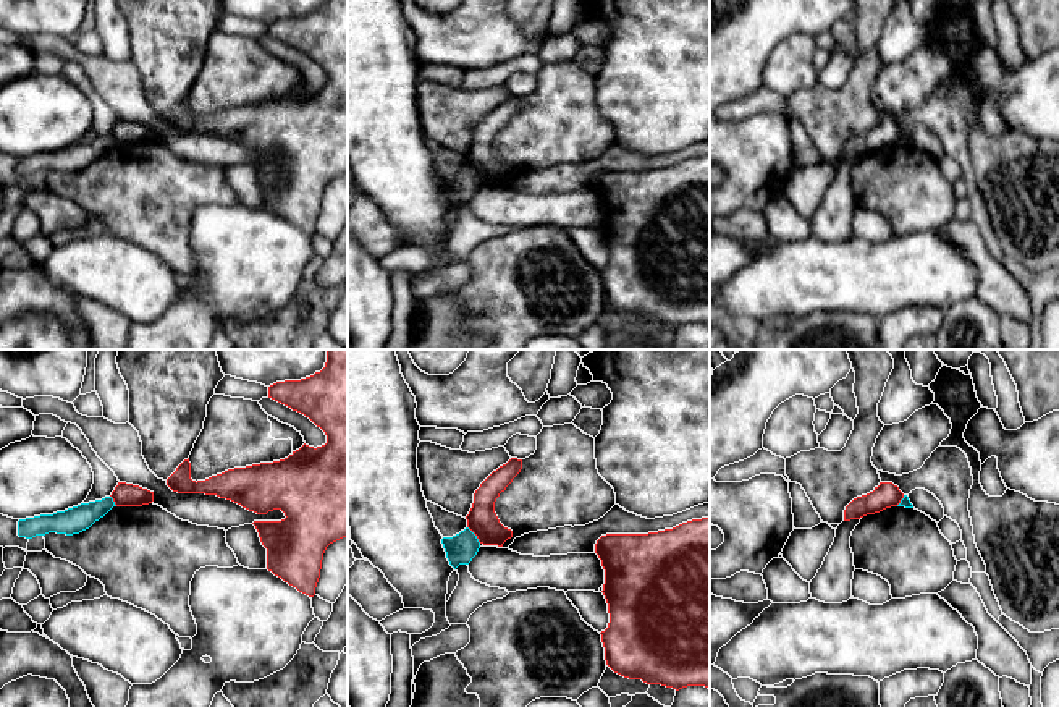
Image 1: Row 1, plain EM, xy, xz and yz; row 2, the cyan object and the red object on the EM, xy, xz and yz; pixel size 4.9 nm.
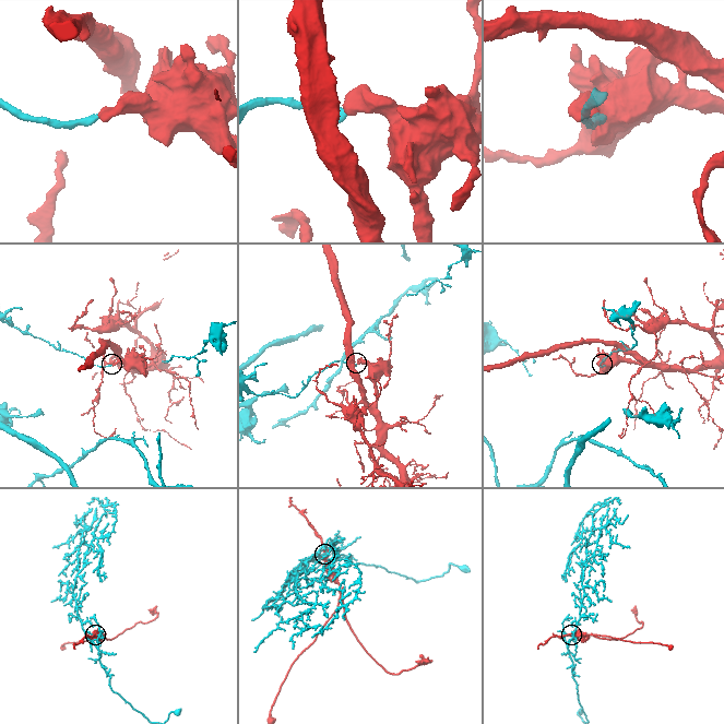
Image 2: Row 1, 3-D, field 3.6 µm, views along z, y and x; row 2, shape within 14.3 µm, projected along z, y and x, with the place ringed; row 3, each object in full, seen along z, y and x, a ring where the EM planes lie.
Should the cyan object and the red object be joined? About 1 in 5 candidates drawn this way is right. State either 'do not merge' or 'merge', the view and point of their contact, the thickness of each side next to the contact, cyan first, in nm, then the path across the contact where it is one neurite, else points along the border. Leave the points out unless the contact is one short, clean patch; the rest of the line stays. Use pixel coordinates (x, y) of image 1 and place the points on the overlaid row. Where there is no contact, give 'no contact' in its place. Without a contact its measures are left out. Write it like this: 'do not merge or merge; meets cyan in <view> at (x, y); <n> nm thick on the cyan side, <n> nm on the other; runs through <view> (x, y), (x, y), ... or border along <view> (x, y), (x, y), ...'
do not merge; meets cyan in xz at (474, 534); 150 nm thick on the cyan side, 150 nm on the other; border along xz (468, 526), (480, 542)

